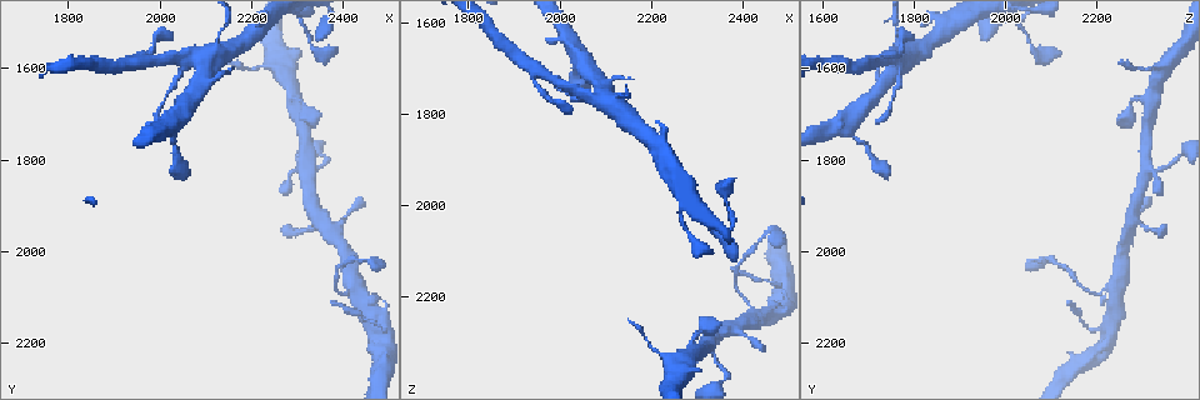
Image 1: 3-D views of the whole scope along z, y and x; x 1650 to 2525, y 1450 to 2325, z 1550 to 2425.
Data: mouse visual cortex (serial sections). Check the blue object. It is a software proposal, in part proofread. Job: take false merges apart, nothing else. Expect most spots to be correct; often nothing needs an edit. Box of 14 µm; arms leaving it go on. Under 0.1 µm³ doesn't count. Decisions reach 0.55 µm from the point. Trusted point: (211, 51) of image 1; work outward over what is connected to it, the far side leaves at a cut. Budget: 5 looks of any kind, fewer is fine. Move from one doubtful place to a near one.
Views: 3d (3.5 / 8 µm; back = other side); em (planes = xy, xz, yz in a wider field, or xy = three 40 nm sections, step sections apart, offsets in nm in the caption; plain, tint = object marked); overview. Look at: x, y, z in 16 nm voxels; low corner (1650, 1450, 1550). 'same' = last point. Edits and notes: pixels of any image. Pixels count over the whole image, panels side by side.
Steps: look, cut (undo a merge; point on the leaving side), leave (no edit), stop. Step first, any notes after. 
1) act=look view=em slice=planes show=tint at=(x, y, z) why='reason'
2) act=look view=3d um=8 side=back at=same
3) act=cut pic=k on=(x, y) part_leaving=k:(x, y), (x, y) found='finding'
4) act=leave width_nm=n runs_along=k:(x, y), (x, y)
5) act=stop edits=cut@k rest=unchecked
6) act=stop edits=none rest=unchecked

act=look view=3d um=3.5 at=(2215, 1515, 1880)

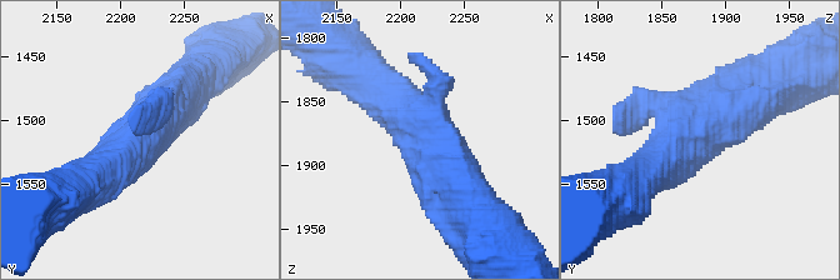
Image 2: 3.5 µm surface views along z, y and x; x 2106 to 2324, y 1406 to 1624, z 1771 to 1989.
act=look view=em slice=xy step=5 show=plain at=(2220, 1512, 1878)

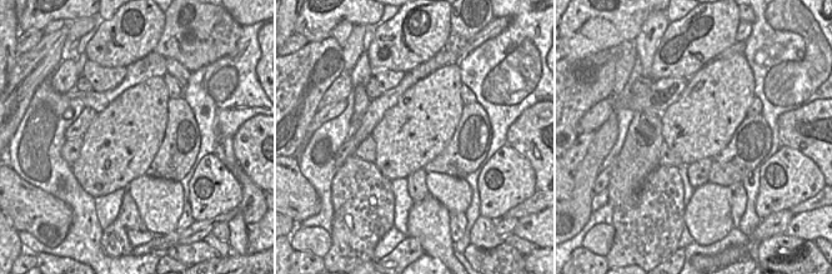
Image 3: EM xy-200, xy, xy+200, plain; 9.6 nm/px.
act=look view=em slice=xy step=5 show=tint at=same

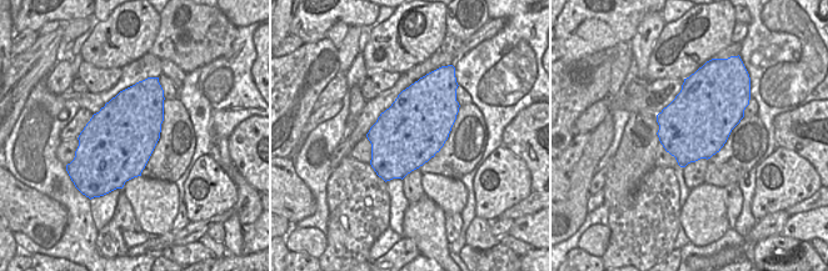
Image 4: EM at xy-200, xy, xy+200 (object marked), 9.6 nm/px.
act=leave width_nm=650 runs_along=2:(374, 84), (413, 115), (463, 193) found='continuous, no second cell'

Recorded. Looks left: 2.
act=look view=3d um=8 at=(1960, 1590, 1700) why='three arms meet'

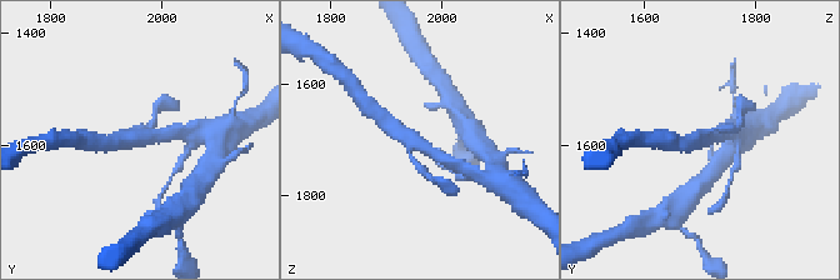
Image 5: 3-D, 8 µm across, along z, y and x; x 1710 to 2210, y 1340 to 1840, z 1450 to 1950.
act=look view=em slice=xy step=1 show=tint at=(1960, 1590, 1705) arms=3 arm_widths_nm=200,350,500

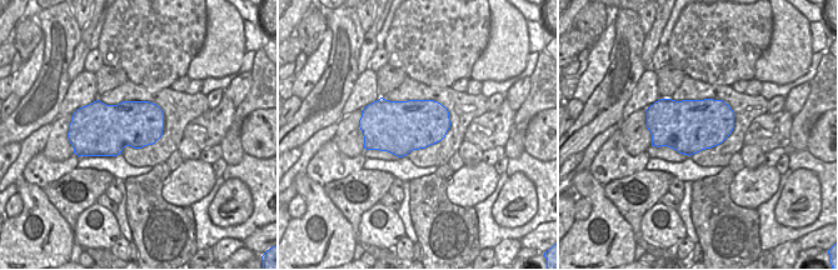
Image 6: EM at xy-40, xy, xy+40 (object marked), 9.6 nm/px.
act=leave width_nm=500 runs_along=5:(449, 163), (386, 123) found='continuous, no second cell'

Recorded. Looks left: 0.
act=stop edits=none rest=unchecked

